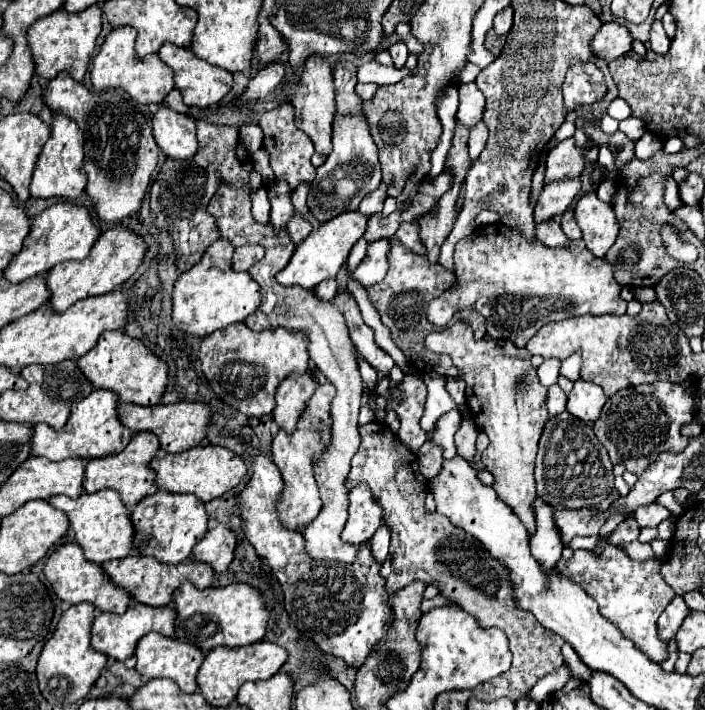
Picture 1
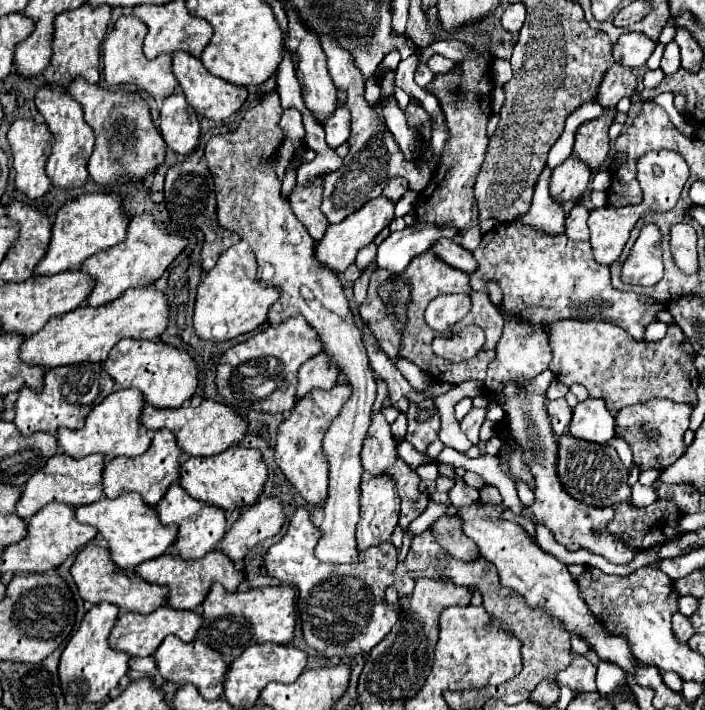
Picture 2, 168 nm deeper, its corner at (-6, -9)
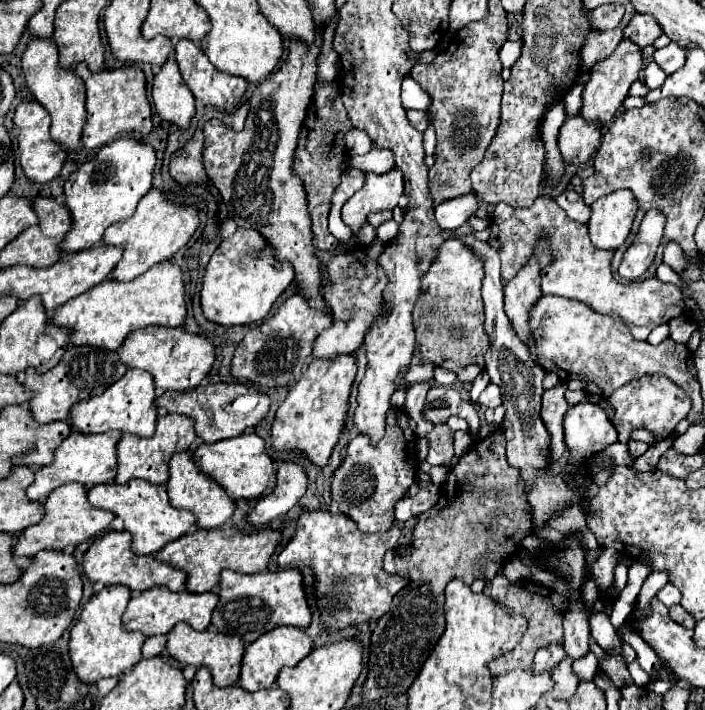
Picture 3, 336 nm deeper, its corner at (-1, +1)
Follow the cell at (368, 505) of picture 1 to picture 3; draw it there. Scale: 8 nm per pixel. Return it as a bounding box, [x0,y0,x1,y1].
[331,407,417,533]

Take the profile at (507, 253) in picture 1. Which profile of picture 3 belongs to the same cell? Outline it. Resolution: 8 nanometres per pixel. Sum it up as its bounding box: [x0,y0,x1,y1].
[489,195,685,339]

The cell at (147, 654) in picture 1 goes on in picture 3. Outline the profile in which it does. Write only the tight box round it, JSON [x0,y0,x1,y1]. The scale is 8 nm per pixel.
[167,623,245,687]

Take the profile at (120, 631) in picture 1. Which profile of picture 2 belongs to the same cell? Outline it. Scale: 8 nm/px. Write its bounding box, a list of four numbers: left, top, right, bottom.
[108,605,202,657]

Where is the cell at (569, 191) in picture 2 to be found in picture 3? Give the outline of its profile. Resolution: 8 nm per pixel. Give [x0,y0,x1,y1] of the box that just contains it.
[559,113,603,165]

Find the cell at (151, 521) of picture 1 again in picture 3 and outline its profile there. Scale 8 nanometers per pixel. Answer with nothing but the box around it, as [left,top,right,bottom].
[167,451,235,529]

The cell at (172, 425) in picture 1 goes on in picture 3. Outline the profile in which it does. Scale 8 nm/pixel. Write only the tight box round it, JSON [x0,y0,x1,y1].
[157,383,269,443]

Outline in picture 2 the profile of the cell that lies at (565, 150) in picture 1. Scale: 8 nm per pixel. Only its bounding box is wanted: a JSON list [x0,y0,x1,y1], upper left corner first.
[572,109,616,171]

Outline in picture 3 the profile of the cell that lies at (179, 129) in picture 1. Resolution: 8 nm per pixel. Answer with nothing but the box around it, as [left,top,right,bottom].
[151,59,195,129]

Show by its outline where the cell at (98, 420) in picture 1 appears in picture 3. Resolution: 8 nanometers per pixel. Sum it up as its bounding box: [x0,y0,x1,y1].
[71,369,157,437]

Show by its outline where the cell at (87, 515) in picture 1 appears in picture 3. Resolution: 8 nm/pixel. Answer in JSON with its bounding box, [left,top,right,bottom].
[89,479,195,555]

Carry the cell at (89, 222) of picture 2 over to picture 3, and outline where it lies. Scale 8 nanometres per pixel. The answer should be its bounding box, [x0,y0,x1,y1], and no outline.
[61,137,155,253]

